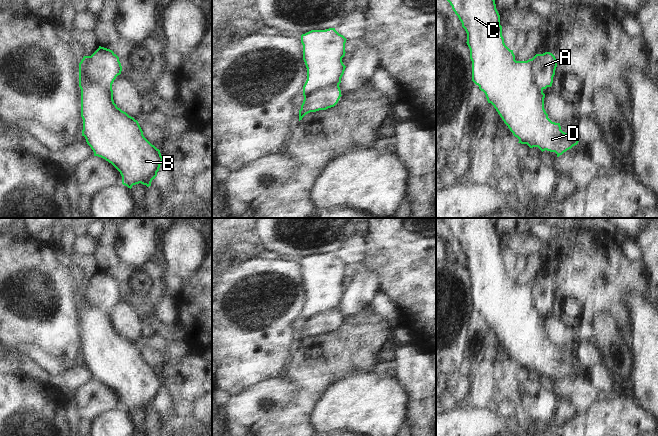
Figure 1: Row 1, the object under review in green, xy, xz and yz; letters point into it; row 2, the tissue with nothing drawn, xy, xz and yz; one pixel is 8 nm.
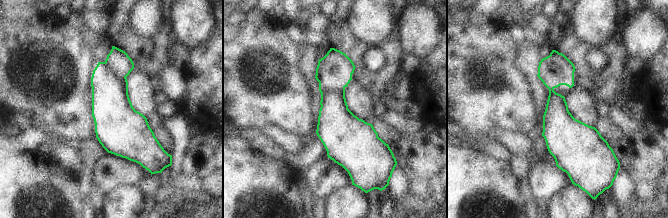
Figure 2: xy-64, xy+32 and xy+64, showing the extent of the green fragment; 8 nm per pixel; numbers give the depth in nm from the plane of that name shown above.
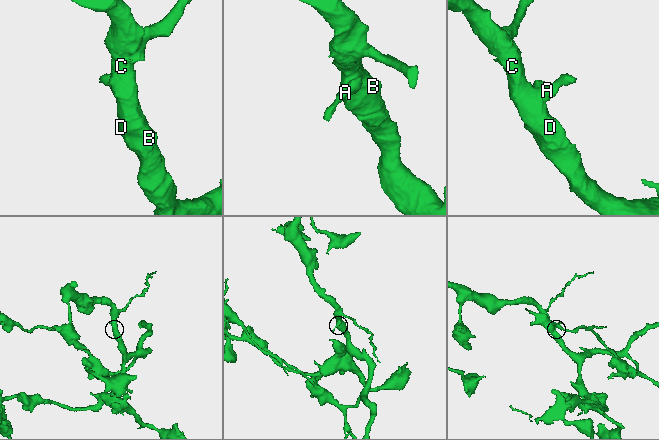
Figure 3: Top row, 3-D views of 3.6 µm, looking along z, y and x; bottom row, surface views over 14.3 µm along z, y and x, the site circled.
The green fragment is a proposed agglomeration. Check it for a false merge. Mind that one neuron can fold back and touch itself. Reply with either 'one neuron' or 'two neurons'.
two neurons

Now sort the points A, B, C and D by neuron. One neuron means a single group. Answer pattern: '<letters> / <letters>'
A / B C D

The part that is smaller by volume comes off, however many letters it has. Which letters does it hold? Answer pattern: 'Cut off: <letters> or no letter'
Cut off: A

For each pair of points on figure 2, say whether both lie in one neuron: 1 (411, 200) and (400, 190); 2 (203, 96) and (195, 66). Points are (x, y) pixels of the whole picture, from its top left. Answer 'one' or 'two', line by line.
1: two
2: one

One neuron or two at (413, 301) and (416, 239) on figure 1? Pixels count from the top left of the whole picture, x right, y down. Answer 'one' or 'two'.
one

